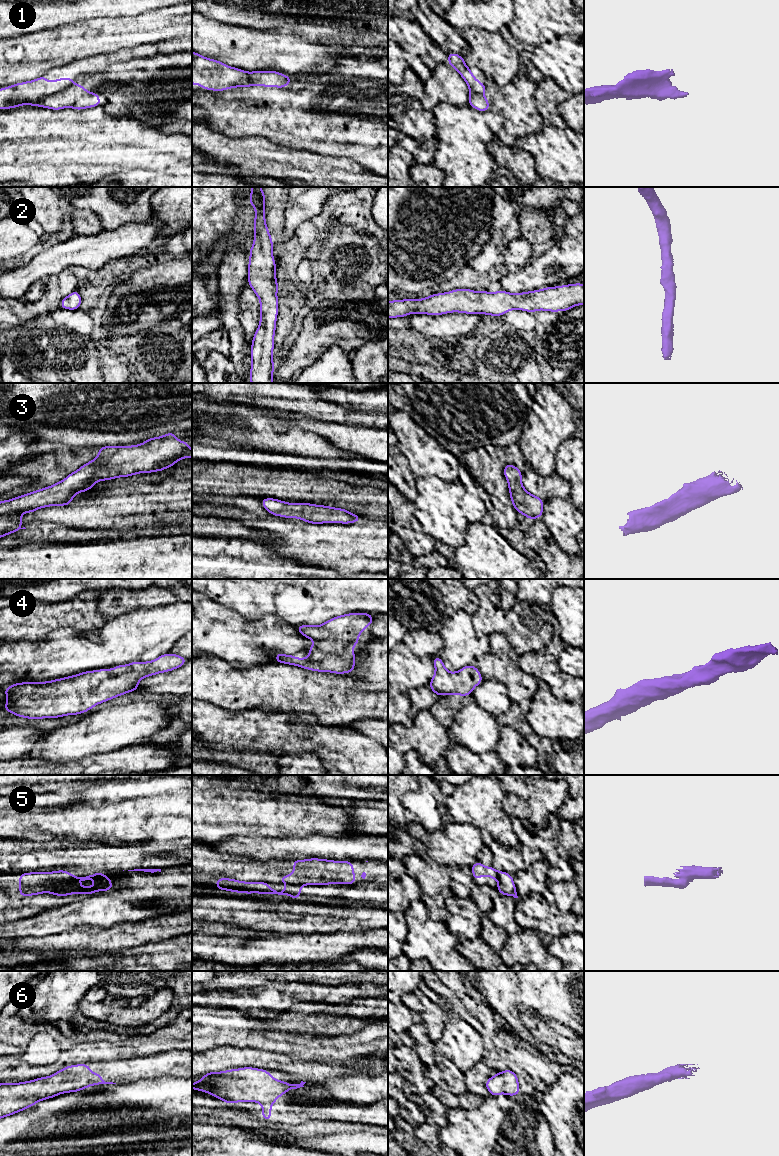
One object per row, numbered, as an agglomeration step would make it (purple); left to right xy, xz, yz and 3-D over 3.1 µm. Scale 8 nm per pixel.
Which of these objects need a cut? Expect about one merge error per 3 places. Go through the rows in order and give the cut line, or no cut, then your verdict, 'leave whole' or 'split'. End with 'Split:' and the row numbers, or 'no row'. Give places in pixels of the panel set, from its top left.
1: cut xy (71, 83), (56, 92), (44, 96), (35, 105); split
2: cut none; leave whole
3: cut none; leave whole
4: cut none; leave whole
5: cut xy (105, 876), (102, 882), (107, 885); split
6: cut none; leave whole
Split: 1, 5

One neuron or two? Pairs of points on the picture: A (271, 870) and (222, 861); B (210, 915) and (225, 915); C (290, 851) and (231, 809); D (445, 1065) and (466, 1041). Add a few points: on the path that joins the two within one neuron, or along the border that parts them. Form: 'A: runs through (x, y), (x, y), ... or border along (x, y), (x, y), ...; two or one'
A: runs through (259, 870), (247, 870), (234, 866); one
B: runs through (214, 915), (221, 915); one
C: border along (292, 837), (269, 838); two
D: border along (444, 1056), (463, 1073); two

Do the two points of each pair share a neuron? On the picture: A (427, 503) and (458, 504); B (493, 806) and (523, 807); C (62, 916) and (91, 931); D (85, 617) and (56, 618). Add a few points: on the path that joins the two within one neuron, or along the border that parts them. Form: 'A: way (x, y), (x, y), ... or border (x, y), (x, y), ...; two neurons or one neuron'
A: way (435, 503), (450, 504); one neuron
B: border (506, 794), (503, 799), (503, 809), (511, 817); two neurons
C: border (103, 927), (78, 925), (58, 934); two neurons
D: way (78, 617), (63, 617); one neuron

